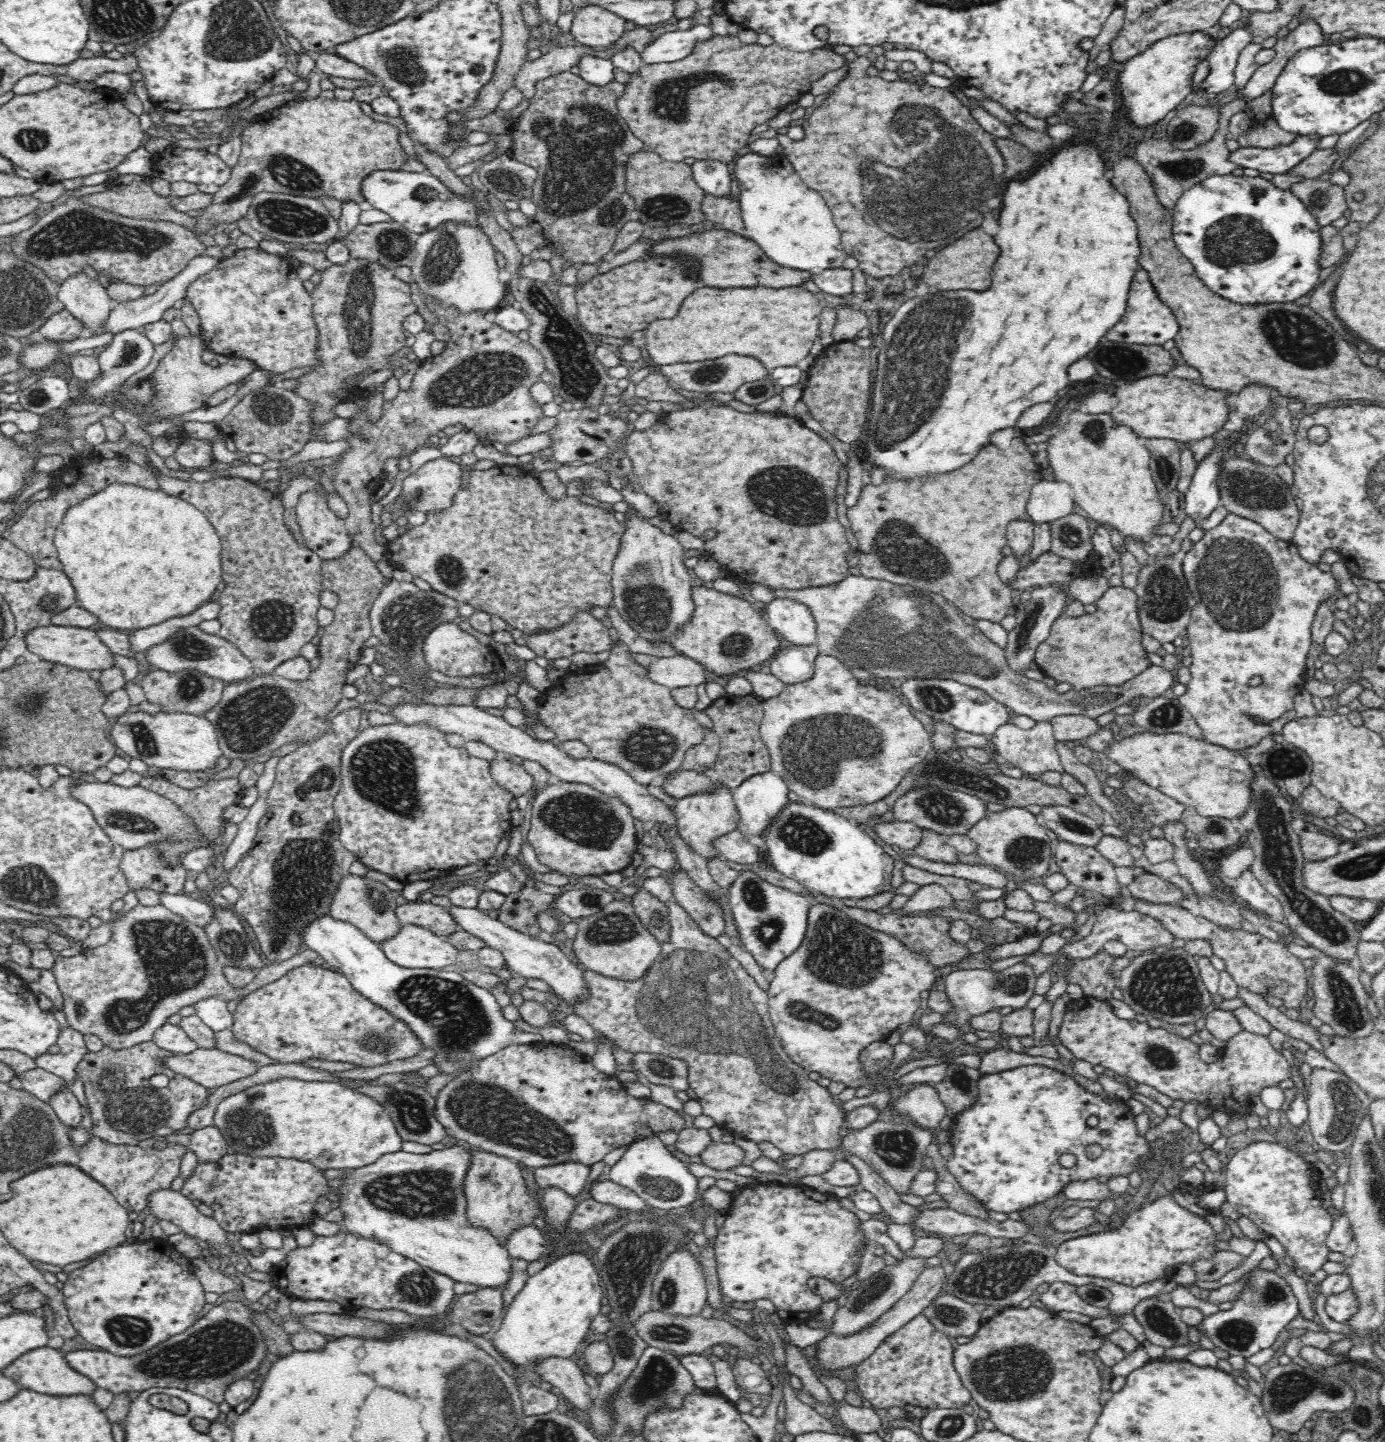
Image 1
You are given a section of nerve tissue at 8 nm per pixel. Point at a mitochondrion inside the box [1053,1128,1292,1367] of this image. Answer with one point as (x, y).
(1239, 1333)

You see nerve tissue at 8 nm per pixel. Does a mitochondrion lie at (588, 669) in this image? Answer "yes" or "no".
no

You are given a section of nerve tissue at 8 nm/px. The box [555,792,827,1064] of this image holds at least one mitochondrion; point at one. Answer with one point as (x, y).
(770, 930)

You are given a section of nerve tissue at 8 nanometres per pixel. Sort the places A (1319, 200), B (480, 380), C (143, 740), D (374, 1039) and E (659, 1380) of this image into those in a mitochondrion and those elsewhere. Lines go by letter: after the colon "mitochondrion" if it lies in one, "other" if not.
A: mitochondrion
B: mitochondrion
C: mitochondrion
D: mitochondrion
E: mitochondrion

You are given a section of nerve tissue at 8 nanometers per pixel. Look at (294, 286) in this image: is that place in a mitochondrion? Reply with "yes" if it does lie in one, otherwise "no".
no

